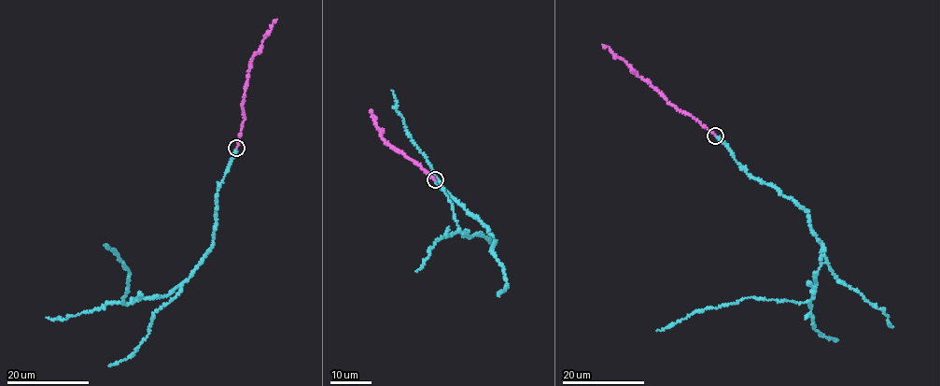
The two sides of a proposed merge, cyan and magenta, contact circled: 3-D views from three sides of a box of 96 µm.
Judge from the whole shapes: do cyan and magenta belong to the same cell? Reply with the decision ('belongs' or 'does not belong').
does not belong

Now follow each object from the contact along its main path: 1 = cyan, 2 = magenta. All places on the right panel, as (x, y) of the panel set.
1: (715, 135), (749, 175), (807, 213), (822, 248), (813, 296), (801, 303), (749, 298), (697, 311), (656, 331)
2: (715, 135), (695, 120), (677, 109), (602, 45)

